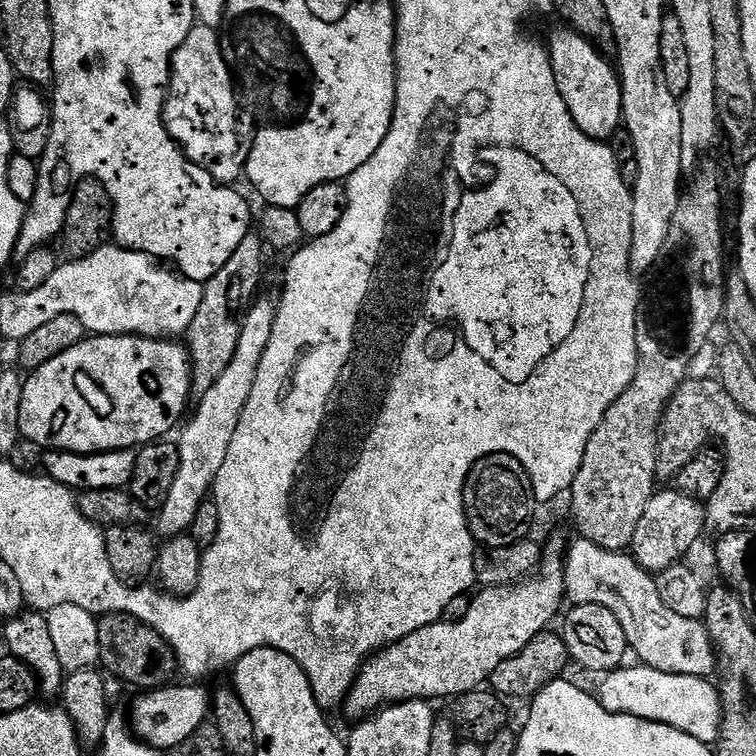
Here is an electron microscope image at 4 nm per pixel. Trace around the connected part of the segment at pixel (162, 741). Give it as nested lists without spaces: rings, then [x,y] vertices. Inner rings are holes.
[[[195,683],[176,684],[145,691],[136,700],[130,715],[130,727],[143,743],[153,748],[167,750],[179,744],[187,745],[195,731],[209,719],[210,692],[204,688],[195,688]],[[173,687],[173,688],[172,688]]]

